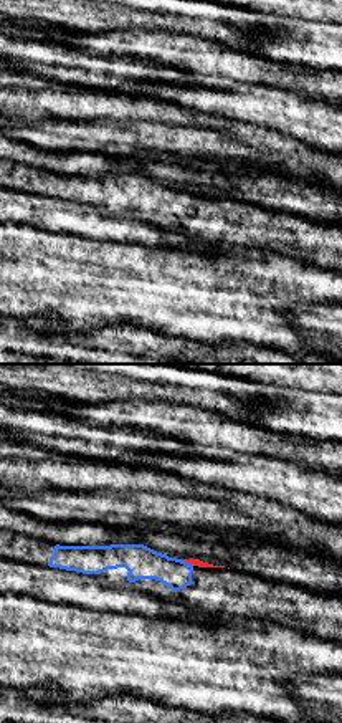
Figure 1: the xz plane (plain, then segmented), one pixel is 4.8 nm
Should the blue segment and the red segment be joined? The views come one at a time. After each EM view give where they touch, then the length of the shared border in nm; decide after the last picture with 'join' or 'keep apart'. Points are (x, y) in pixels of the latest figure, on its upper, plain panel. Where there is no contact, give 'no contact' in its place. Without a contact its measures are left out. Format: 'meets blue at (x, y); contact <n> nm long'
meets blue at (187, 192); contact 80 nm long

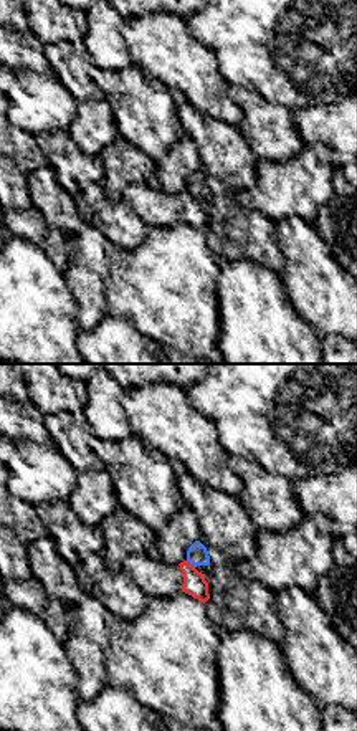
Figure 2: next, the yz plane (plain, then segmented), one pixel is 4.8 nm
meets blue at (190, 192); contact 60 nm long

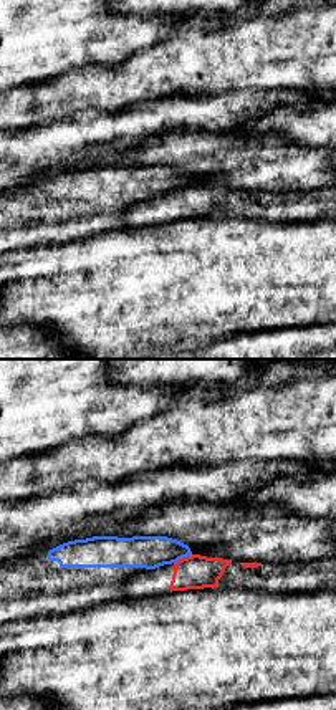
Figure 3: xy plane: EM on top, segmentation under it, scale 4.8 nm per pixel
meets blue at (182, 186); contact 100 nm long

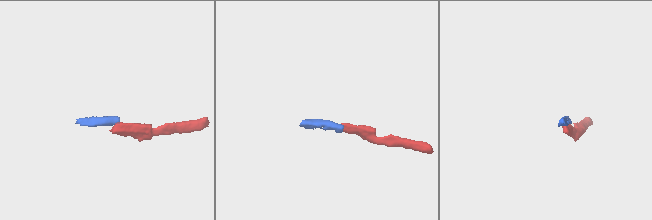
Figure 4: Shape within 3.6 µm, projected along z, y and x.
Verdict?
keep apart

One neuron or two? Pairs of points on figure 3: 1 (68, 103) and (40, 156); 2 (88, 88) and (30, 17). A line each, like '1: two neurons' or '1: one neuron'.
1: two neurons
2: two neurons

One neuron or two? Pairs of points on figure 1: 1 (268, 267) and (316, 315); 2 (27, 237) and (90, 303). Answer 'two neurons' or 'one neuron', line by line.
1: two neurons
2: one neuron

